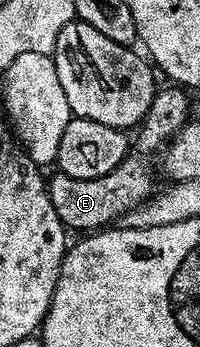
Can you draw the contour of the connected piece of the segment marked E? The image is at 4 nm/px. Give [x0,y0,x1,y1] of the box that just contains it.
[47,151,155,231]

